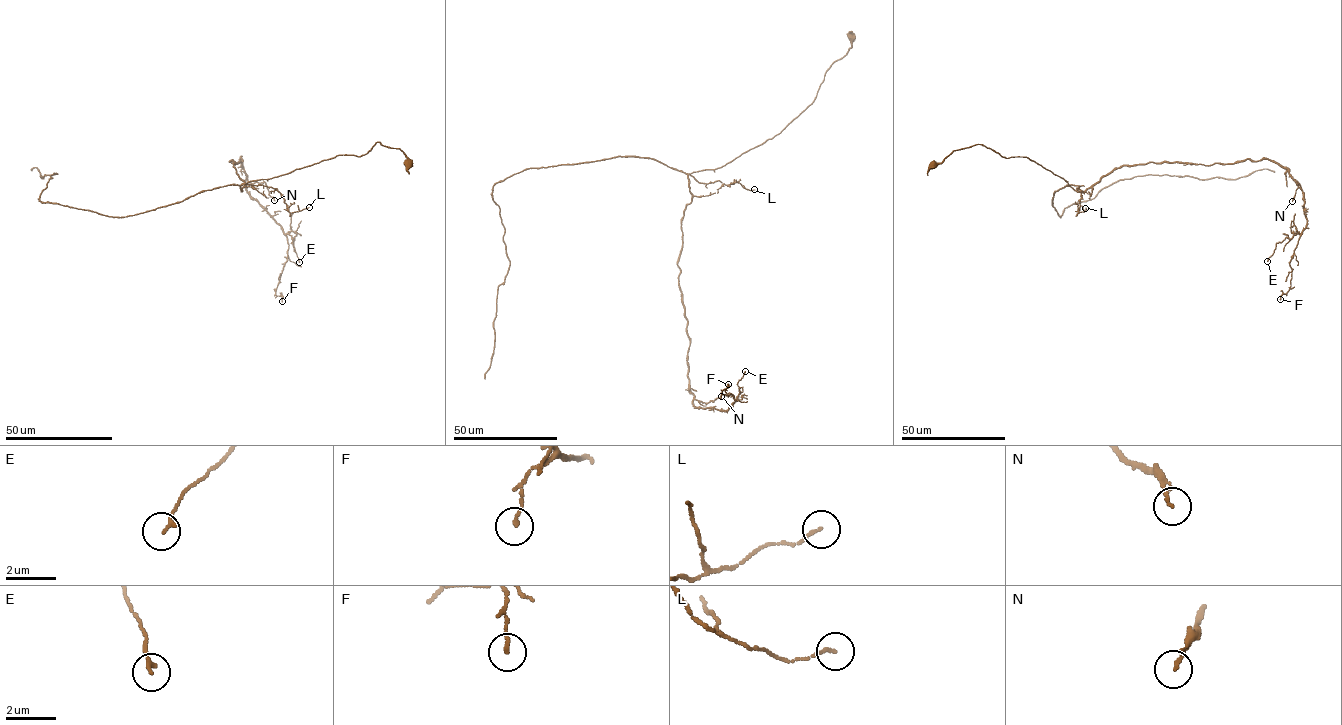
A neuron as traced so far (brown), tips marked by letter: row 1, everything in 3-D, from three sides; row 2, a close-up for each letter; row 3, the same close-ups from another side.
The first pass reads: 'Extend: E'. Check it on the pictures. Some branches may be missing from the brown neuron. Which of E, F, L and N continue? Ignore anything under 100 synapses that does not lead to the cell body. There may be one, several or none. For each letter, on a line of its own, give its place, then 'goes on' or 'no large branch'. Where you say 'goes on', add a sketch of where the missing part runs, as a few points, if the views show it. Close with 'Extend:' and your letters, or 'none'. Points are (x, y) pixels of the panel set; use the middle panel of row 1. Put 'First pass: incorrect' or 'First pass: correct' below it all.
E: (745, 371) | no large branch
F: (728, 384) | no large branch
L: (754, 189) | no large branch
N: (721, 396) | no large branch
Extend: none
First pass: incorrect

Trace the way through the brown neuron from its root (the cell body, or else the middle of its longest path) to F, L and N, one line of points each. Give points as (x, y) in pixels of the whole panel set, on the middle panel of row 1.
F: (852, 36), (814, 101), (779, 133), (687, 176), (677, 265), (693, 404), (727, 410), (728, 384)
L: (852, 36), (814, 101), (779, 133), (720, 167), (690, 174), (701, 183), (736, 181), (754, 189)
N: (852, 36), (814, 101), (779, 133), (687, 176), (677, 265), (689, 390), (705, 403), (721, 396)

